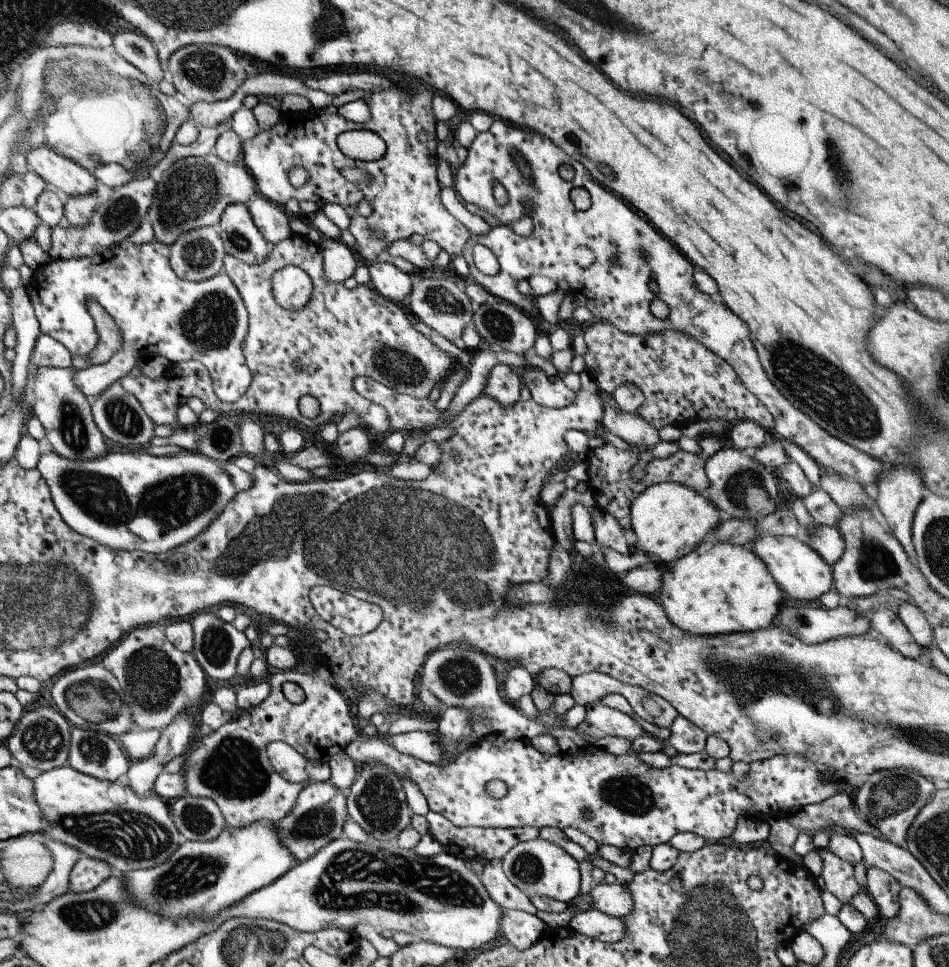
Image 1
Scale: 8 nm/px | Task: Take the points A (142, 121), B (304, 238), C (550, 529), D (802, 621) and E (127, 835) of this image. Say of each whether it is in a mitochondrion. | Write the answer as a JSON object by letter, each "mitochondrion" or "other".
{"A":"mitochondrion","B":"other","C":"other","D":"mitochondrion","E":"mitochondrion"}

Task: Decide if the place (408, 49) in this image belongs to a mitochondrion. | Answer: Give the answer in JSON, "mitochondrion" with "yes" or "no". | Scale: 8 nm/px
{"mitochondrion":"no"}

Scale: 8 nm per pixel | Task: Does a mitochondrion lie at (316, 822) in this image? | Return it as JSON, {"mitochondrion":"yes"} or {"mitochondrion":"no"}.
{"mitochondrion":"yes"}

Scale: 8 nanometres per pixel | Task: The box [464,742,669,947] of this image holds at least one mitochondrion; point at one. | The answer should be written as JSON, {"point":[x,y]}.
{"point":[629,793]}

